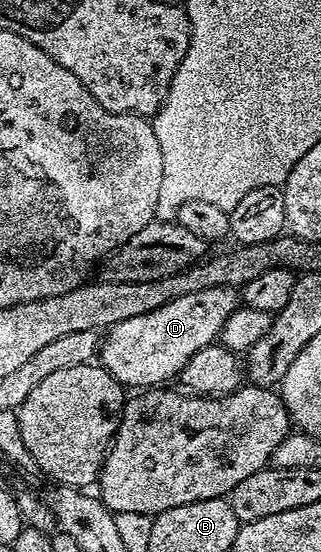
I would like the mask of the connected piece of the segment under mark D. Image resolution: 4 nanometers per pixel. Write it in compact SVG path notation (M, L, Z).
M209 287L194 293L184 293L182 297L160 305L160 309L140 313L140 317L128 317L109 328L100 339L100 365L127 389L153 389L165 384L170 381L166 379L181 374L184 365L197 351L211 346L219 338L225 321L239 306L240 295L233 287Z

